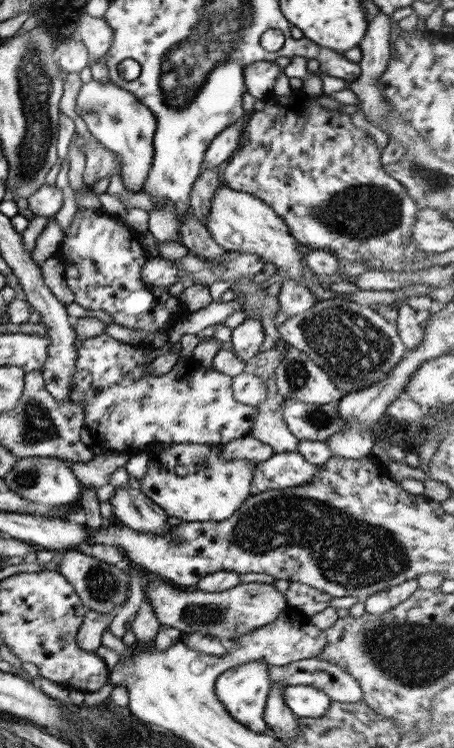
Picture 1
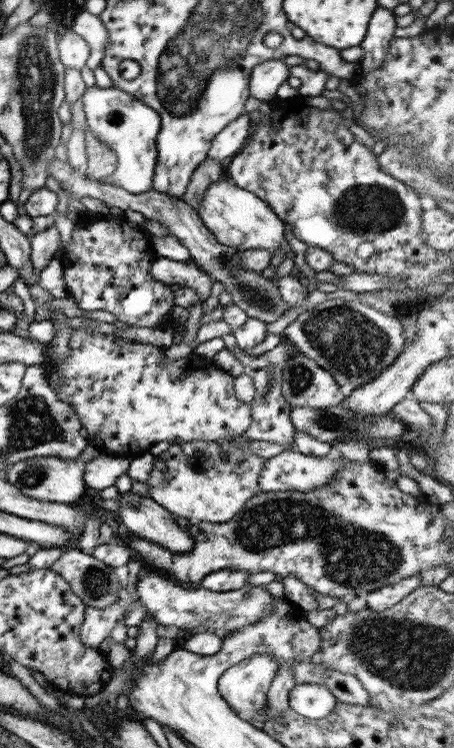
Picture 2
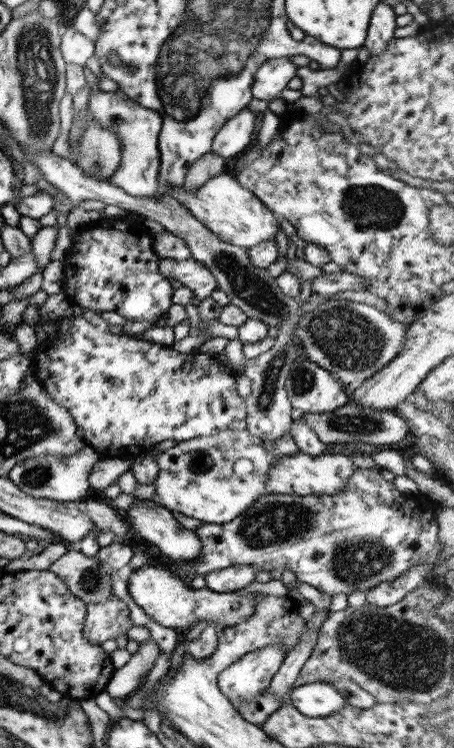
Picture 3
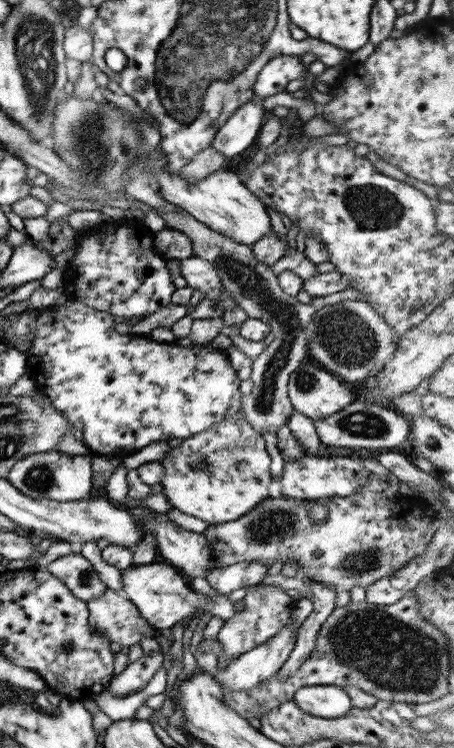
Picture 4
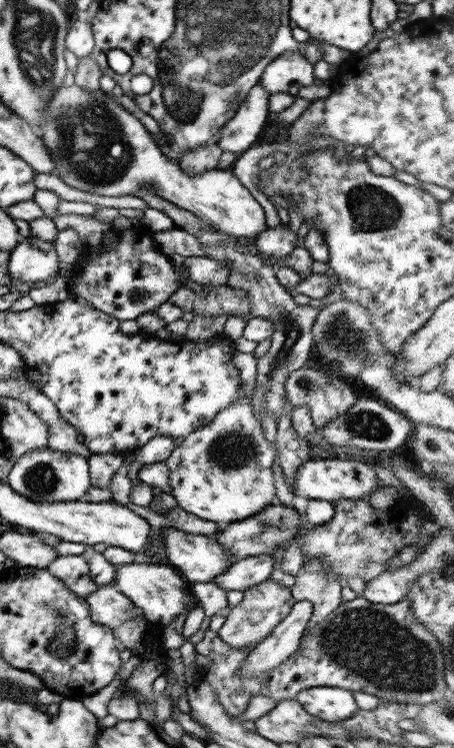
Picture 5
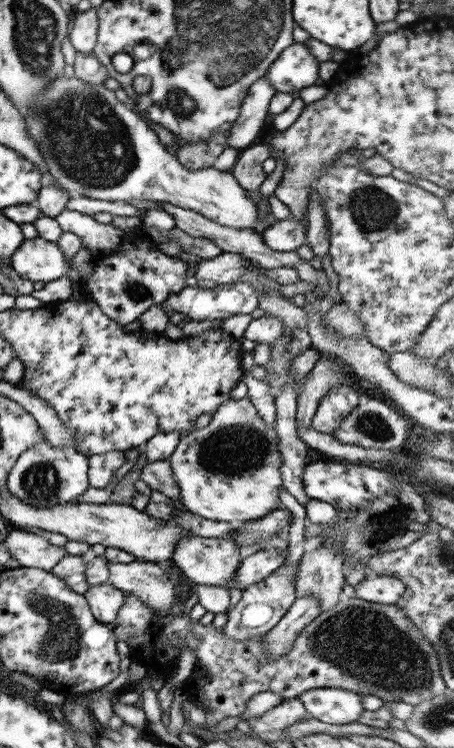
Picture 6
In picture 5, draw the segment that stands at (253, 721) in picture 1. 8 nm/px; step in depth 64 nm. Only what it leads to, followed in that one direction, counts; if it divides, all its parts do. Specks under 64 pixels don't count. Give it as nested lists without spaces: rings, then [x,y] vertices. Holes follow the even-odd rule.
[[[295,601],[289,613],[271,633],[251,647],[251,652],[239,666],[239,677],[259,675],[279,666],[298,648],[298,642],[313,612],[309,601]]]

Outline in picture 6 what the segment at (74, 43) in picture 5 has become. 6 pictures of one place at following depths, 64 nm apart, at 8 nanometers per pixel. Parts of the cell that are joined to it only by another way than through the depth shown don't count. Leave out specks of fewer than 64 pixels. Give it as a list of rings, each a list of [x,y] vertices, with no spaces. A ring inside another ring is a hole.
[[[90,7],[83,12],[75,12],[73,26],[69,32],[69,41],[75,52],[88,53],[95,46],[97,37],[97,13],[95,7]]]

